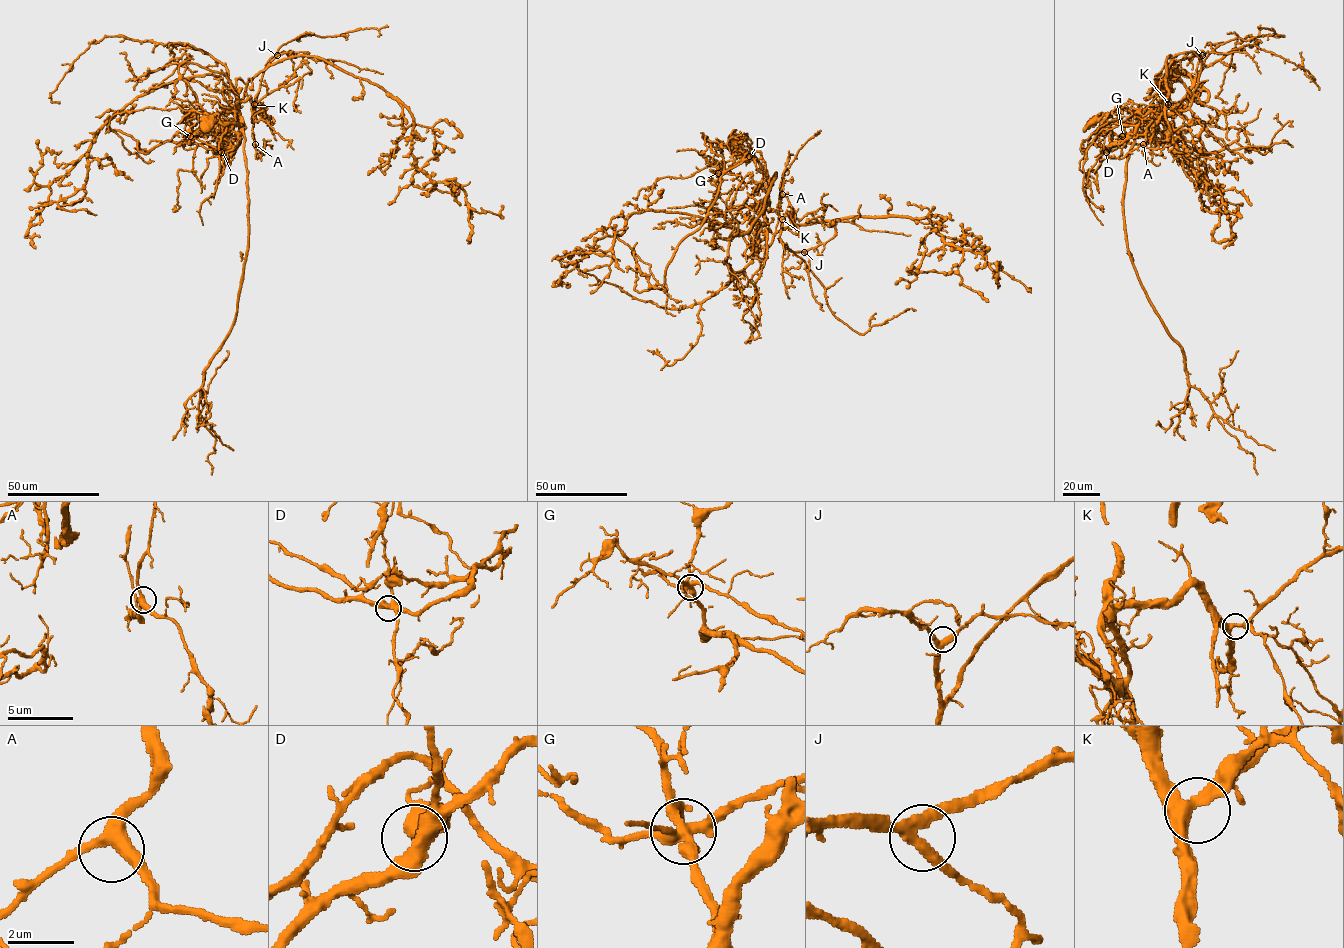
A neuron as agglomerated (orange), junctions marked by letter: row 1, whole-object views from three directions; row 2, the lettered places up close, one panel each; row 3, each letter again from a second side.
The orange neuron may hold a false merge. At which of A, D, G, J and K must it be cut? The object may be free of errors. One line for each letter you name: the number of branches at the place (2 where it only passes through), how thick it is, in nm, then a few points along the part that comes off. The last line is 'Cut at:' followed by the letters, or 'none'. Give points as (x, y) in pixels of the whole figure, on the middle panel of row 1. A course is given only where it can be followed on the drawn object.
G: branches 6; calibre 400 nm; course (718, 173), (717, 198), (677, 246), (663, 288), (636, 291), (632, 251), (651, 265), (671, 298), (681, 301)
Cut at: G

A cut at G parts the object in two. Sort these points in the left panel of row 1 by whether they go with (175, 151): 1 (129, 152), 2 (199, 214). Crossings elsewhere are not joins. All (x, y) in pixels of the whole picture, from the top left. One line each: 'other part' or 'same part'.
1: same part
2: other part

